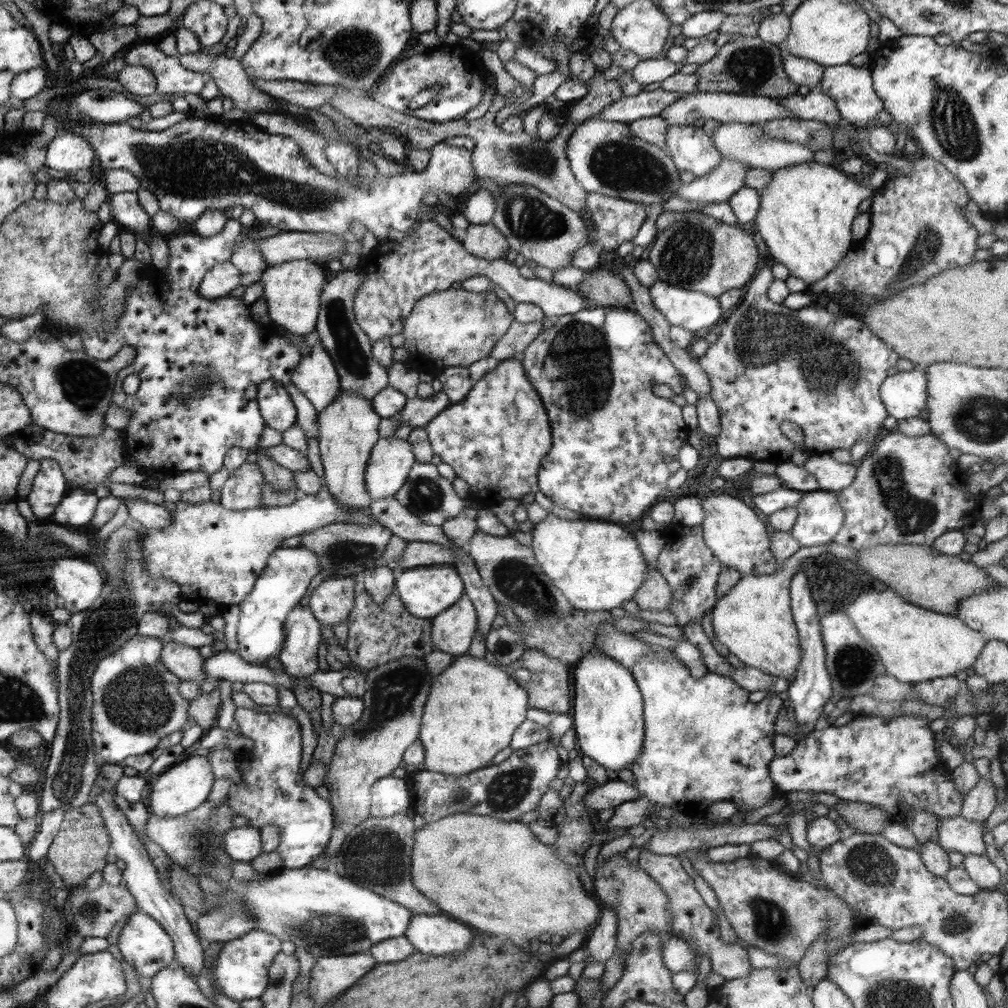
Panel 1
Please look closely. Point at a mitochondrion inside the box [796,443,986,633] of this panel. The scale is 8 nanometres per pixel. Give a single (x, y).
(912, 514)

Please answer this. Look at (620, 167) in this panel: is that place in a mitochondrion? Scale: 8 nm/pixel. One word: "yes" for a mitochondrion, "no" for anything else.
yes

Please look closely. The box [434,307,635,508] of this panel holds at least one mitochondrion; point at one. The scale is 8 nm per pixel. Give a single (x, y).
(574, 336)

